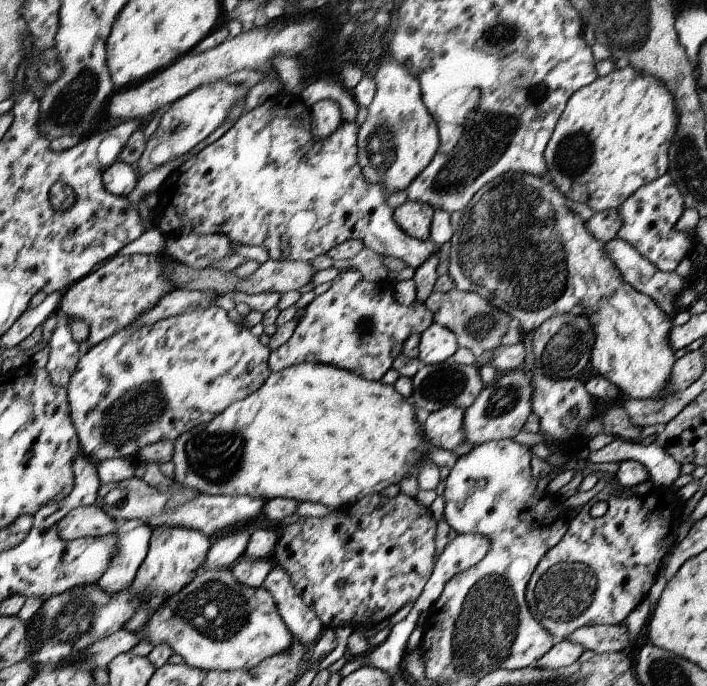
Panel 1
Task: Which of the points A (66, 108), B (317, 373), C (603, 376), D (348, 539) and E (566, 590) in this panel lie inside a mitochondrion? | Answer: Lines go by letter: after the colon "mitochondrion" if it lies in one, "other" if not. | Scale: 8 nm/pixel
A: mitochondrion
B: other
C: other
D: other
E: mitochondrion

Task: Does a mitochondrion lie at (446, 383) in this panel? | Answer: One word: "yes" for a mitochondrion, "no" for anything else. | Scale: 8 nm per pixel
yes

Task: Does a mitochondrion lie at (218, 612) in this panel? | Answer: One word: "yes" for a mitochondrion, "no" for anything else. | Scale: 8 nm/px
yes

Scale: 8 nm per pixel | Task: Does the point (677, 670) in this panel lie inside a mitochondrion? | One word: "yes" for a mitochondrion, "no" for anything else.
yes

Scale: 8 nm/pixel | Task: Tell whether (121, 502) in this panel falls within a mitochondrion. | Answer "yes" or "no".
no

